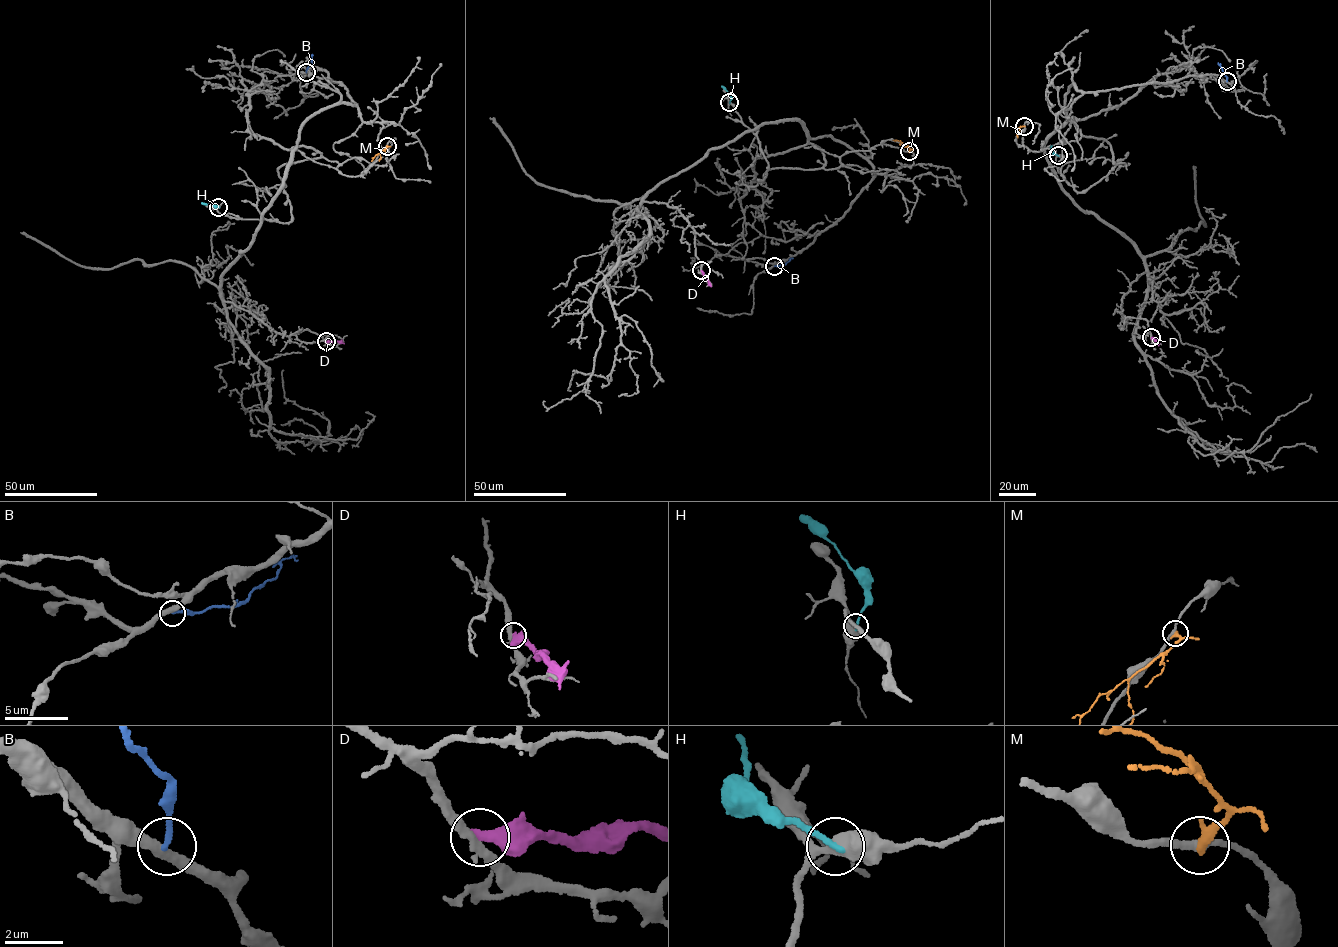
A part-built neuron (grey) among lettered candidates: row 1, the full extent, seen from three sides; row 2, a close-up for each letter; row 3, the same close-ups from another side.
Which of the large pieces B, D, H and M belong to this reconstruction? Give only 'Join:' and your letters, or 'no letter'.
Join: no letter

